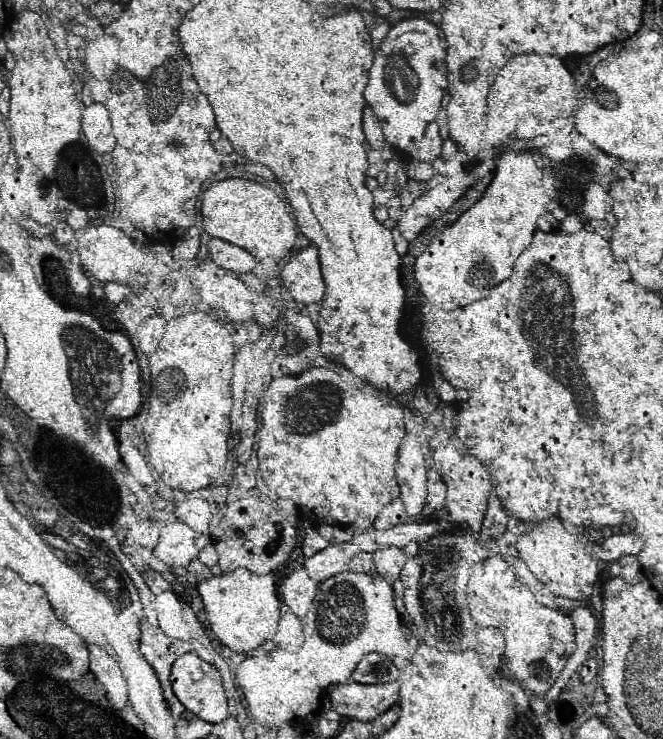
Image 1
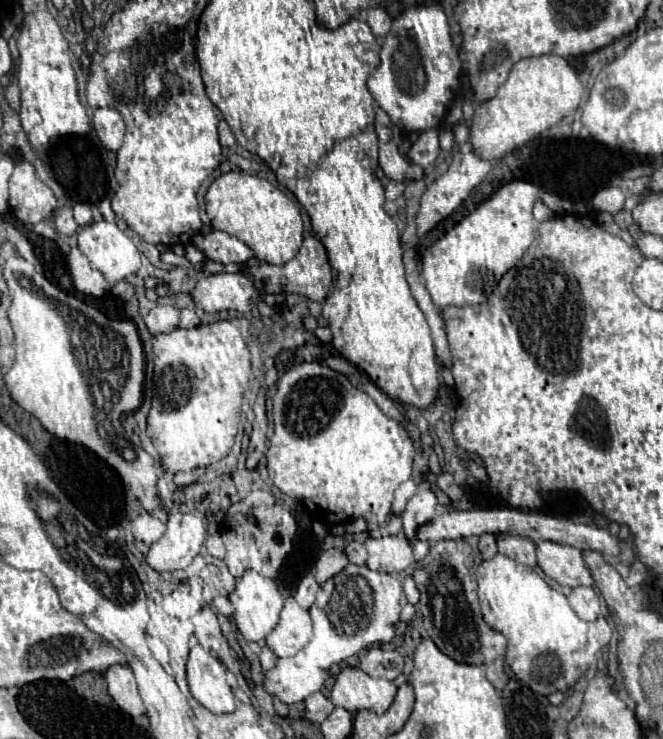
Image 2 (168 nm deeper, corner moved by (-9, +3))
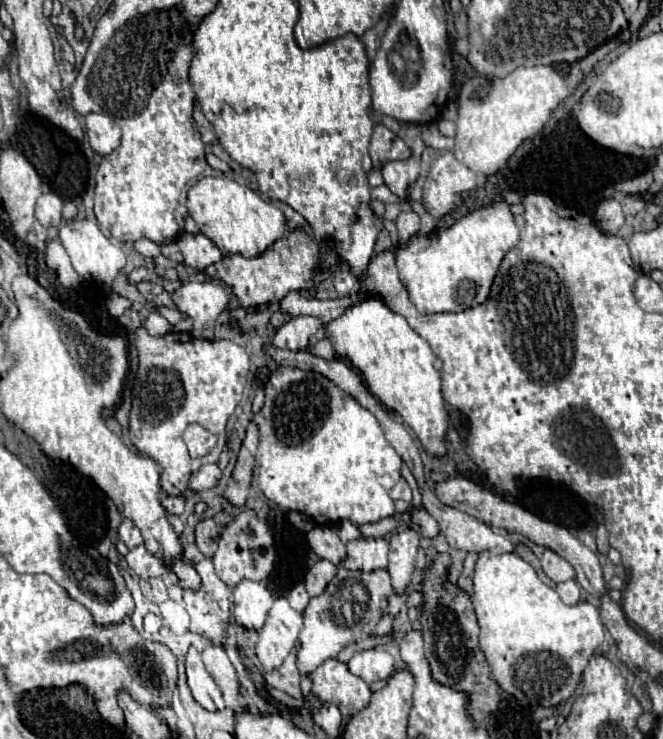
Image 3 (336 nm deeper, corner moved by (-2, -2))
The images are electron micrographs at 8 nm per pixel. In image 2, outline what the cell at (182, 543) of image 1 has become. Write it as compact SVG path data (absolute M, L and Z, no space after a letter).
M171 512L163 525L163 537L153 545L147 545L147 563L159 573L185 569L203 547L203 519L195 517L193 513Z

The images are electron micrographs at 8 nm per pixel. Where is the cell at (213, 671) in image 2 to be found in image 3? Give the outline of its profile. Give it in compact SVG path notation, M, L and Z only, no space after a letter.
M194 646L188 650L188 656L186 656L186 676L188 676L190 692L202 708L206 708L210 712L224 710L222 692L216 686L216 682L212 680L212 676L206 672L200 652Z

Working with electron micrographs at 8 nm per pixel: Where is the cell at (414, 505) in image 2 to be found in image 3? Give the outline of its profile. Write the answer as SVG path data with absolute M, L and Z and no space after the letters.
M404 528L400 534L396 534L396 538L390 538L388 572L392 578L392 586L398 594L404 592L408 582L410 582L418 546L420 546L420 538L418 538L418 532L414 528Z

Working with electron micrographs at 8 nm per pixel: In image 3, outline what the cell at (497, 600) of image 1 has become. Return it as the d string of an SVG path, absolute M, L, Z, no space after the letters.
M482 552L478 562L476 562L476 570L474 570L474 596L472 596L472 602L474 602L474 610L476 610L476 616L478 616L478 624L480 624L480 650L484 652L490 668L492 668L492 678L500 684L502 690L506 692L516 692L516 690L522 690L524 696L530 700L530 704L534 706L558 706L560 702L564 702L566 698L570 698L574 692L576 692L576 686L580 682L580 676L588 664L588 658L596 652L596 648L604 642L604 624L602 624L602 618L600 618L600 612L596 606L588 604L588 602L580 602L576 606L566 606L560 596L550 588L546 586L534 572L534 568L530 564L526 564L518 554L492 554L492 552Z

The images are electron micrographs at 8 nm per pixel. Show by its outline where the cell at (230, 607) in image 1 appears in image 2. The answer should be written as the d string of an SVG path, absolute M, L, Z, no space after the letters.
M247 571L237 581L237 587L235 587L235 591L231 593L229 599L231 599L233 607L235 607L235 615L233 615L235 625L243 633L243 637L247 641L265 639L279 621L279 613L281 613L281 607L283 607L283 595L279 593L273 579L267 579L267 577L261 577L259 573Z

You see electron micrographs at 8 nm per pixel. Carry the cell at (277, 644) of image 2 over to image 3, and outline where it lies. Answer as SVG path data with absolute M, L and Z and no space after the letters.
M278 598L260 630L256 656L266 672L282 666L302 630L302 614L296 612L286 598Z

